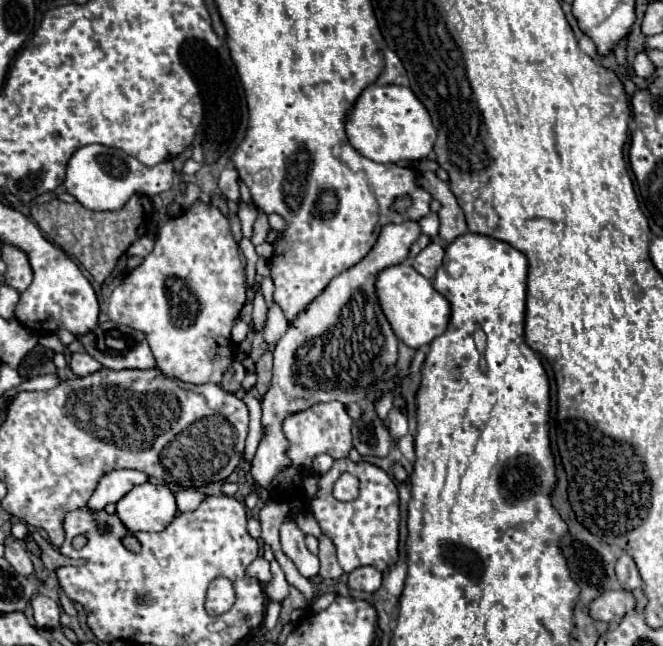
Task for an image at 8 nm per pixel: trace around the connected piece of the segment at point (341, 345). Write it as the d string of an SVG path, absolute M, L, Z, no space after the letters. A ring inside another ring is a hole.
M414 220L382 226L374 248L356 266L338 274L278 340L272 386L262 398L264 436L252 460L252 476L260 486L268 488L272 478L290 466L286 456L288 440L282 434L282 422L290 412L328 400L342 404L358 402L366 398L368 386L382 380L388 366L396 364L398 338L378 304L376 278L380 270L402 264L420 234L420 226Z

